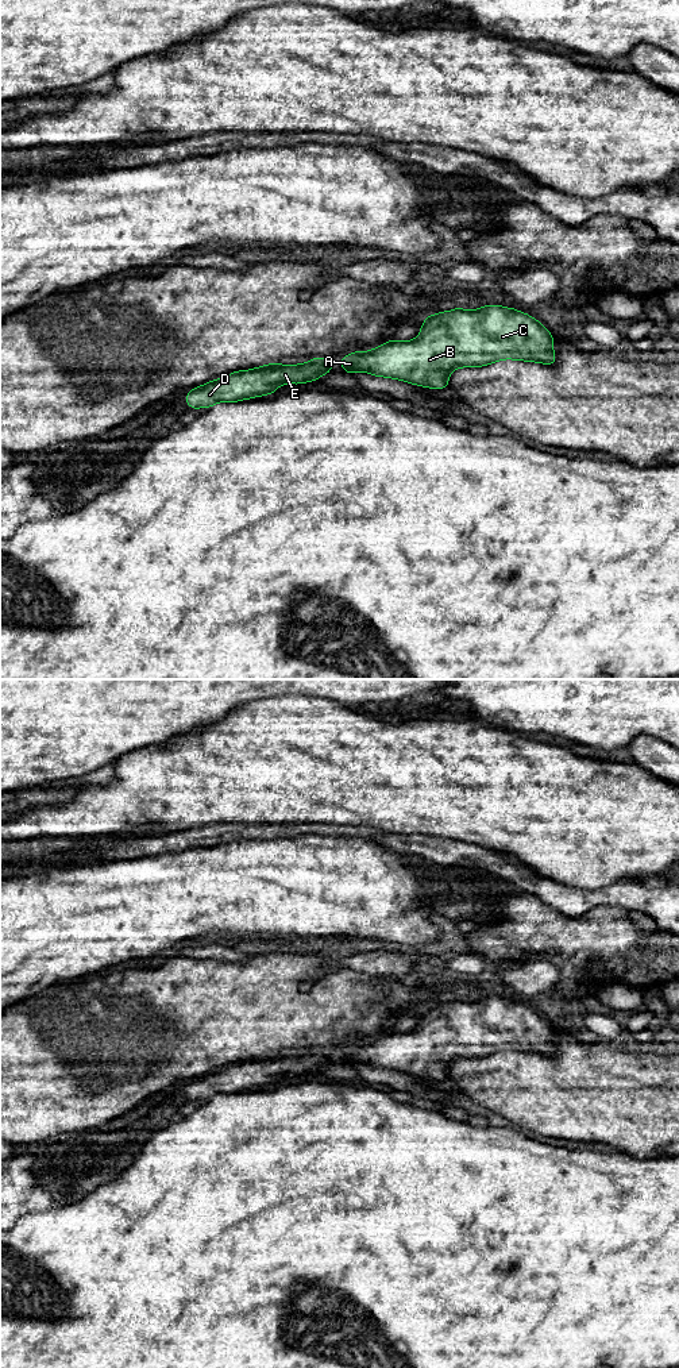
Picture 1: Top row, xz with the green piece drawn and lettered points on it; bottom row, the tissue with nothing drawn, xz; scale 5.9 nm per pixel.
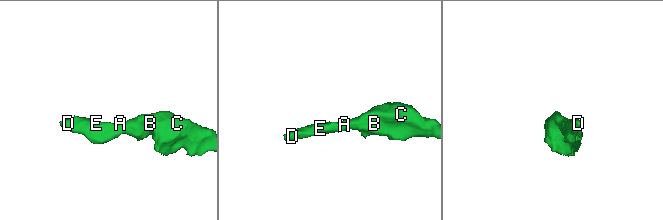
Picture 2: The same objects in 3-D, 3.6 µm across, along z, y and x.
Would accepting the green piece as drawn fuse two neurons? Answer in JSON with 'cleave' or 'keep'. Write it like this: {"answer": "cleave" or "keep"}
{"answer": "keep"}

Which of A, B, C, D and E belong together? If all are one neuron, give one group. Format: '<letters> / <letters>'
A B C D E

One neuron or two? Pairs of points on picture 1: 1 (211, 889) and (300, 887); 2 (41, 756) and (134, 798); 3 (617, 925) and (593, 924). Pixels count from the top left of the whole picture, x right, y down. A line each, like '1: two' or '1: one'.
1: one
2: two
3: one

